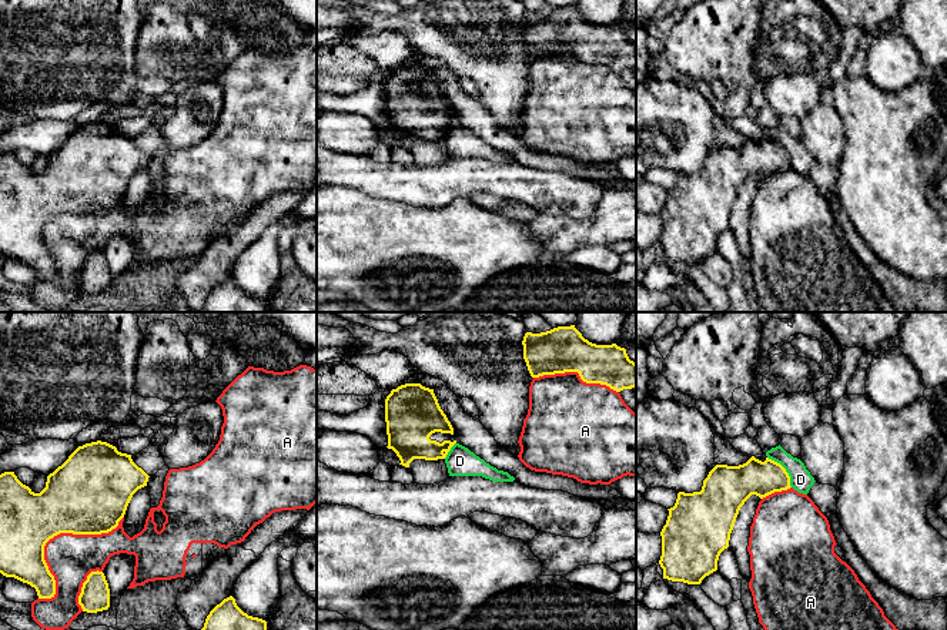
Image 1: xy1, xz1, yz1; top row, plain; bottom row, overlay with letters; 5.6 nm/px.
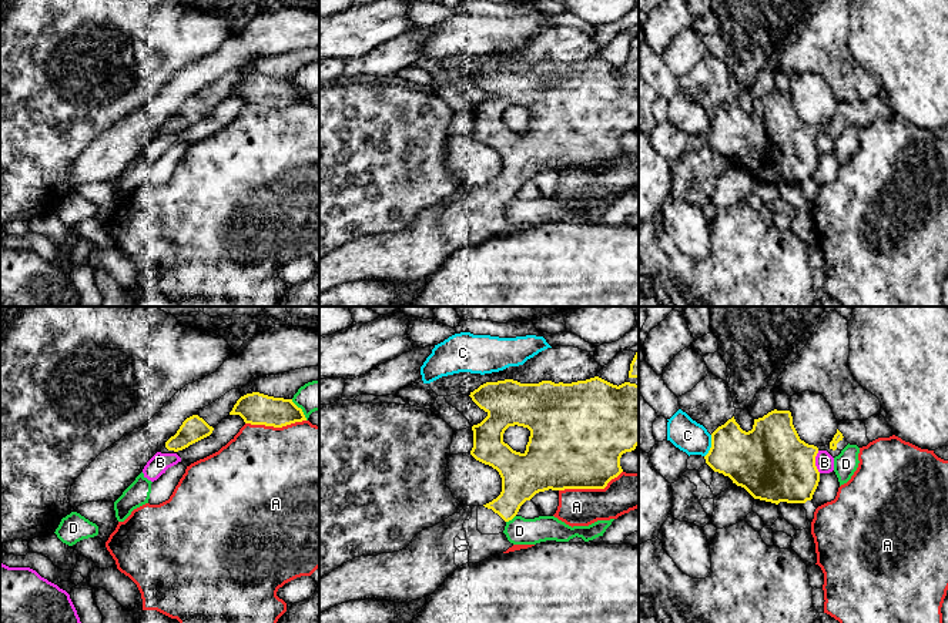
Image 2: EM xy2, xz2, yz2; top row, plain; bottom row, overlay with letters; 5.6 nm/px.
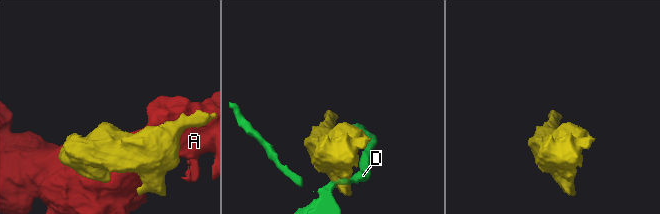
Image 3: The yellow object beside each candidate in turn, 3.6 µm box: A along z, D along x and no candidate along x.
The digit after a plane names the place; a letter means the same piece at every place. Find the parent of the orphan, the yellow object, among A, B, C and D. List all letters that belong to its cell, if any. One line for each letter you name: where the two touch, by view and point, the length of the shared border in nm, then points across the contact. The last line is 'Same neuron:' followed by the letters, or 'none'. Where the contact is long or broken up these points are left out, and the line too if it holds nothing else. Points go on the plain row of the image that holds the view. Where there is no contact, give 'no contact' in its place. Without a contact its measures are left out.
Same neuron: none

